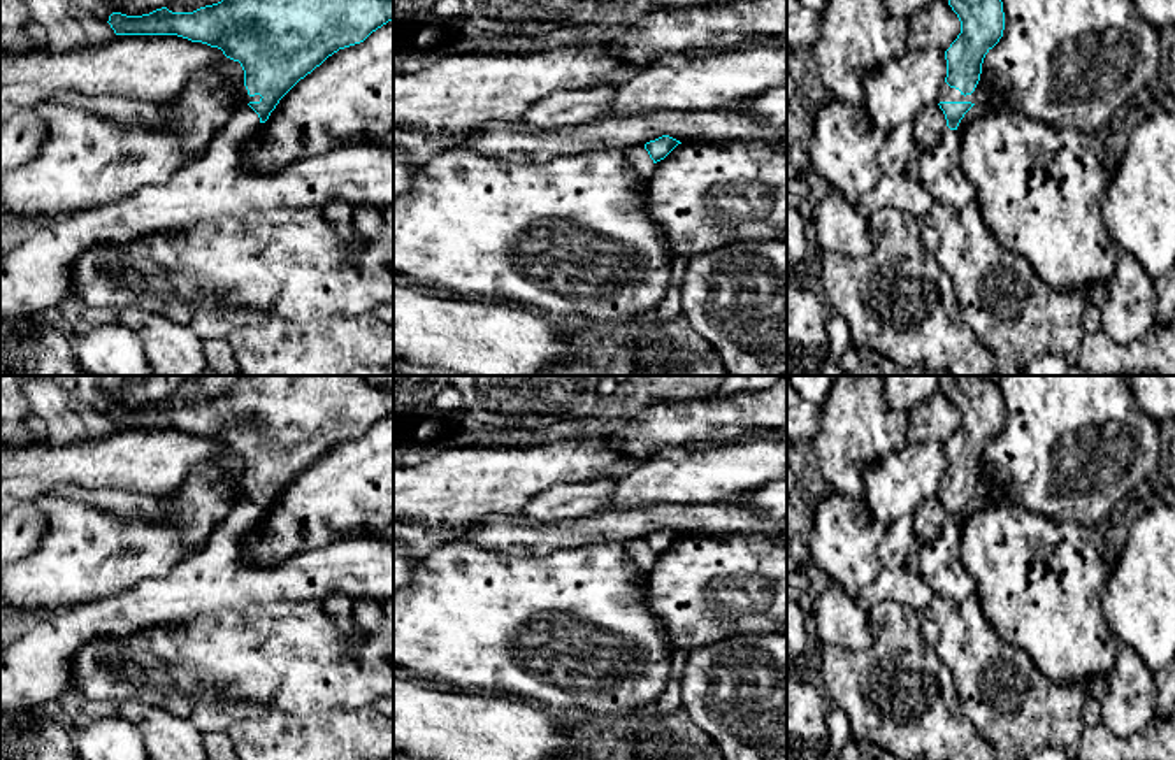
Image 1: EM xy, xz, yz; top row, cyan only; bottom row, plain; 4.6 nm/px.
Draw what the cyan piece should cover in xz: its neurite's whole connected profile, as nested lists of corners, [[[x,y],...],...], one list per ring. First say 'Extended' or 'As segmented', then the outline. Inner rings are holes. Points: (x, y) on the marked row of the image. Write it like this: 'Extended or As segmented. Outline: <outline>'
Extended. Outline: [[[662,135],[645,146],[625,149],[625,156],[636,172],[646,177],[652,174],[653,165],[664,160],[678,144],[681,142],[669,135]]]

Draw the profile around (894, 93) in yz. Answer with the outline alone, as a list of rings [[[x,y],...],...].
[[[906,51],[868,74],[862,82],[864,111],[883,133],[913,123],[927,105],[936,105],[947,77],[945,51]]]

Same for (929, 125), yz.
[[[940,105],[924,107],[913,121],[915,142],[919,149],[929,149],[945,137],[947,119]]]

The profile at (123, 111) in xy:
[[[61,91],[49,98],[49,102],[86,109],[118,125],[142,125],[158,126],[158,104],[130,100],[112,95],[90,97],[76,91]]]

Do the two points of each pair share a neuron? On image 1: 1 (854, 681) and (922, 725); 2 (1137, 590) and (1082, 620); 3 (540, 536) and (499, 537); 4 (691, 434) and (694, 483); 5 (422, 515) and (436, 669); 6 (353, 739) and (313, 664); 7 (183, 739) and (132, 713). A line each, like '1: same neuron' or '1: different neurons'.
1: same neuron
2: different neurons
3: same neuron
4: different neurons
5: different neurons
6: different neurons
7: same neuron

